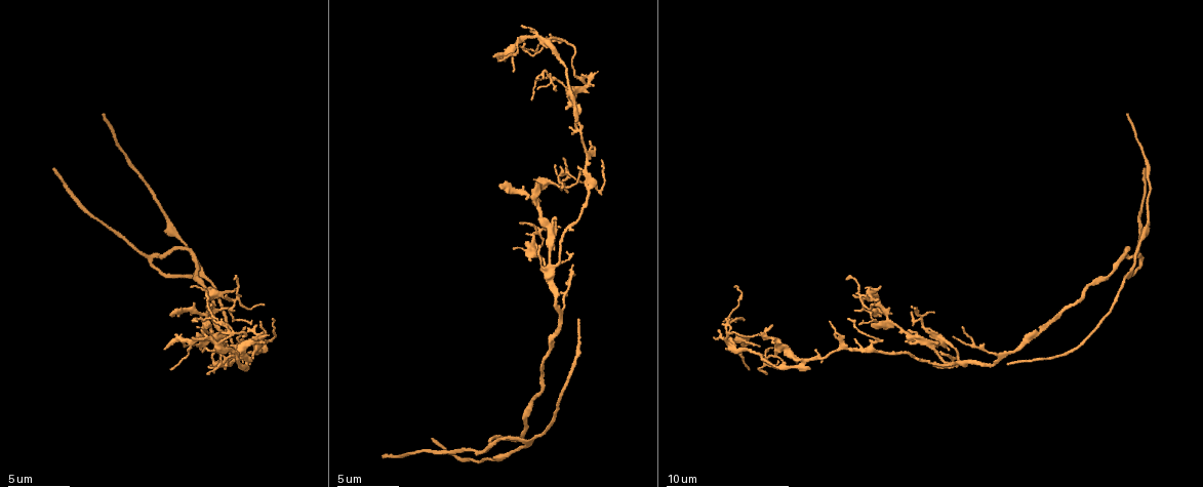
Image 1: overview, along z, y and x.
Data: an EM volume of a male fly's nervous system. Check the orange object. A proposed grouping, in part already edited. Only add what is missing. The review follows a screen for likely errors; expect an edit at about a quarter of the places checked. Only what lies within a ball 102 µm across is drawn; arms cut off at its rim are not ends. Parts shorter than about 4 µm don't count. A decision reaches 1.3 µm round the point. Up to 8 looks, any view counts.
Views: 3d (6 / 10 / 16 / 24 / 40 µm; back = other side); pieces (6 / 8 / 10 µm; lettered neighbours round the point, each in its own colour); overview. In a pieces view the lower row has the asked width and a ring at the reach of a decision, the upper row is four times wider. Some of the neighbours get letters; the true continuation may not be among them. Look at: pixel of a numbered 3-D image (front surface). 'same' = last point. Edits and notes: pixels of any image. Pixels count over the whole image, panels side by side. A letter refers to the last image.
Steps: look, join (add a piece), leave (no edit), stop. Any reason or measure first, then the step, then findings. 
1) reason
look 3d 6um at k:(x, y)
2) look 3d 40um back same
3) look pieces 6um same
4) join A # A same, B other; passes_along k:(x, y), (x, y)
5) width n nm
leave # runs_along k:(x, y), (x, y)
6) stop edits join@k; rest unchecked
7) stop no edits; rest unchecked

tapers out
look 3d 6um at 1:(576, 322)

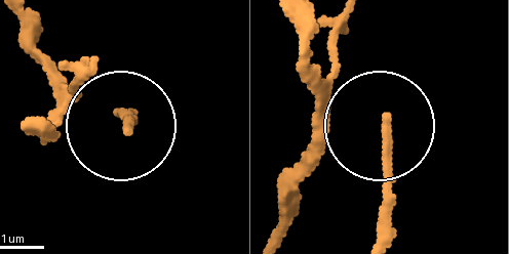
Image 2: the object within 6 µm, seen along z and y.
look pieces 8um at 2:(386, 125)

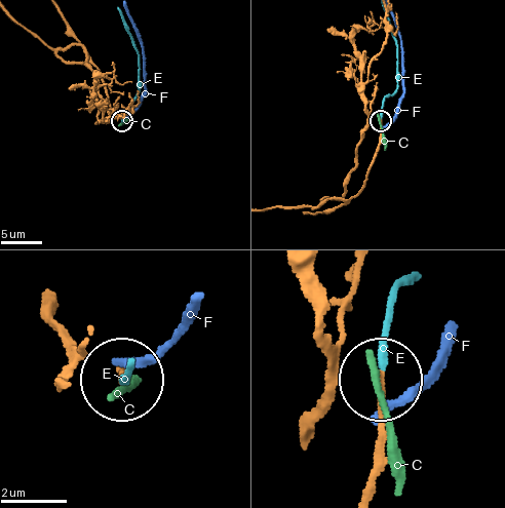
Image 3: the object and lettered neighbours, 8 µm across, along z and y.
join E # C other, E same, F other; passes_along 3:(377, 461), (377, 348), (391, 299), (404, 282); it goes on there

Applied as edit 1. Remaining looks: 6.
look overview

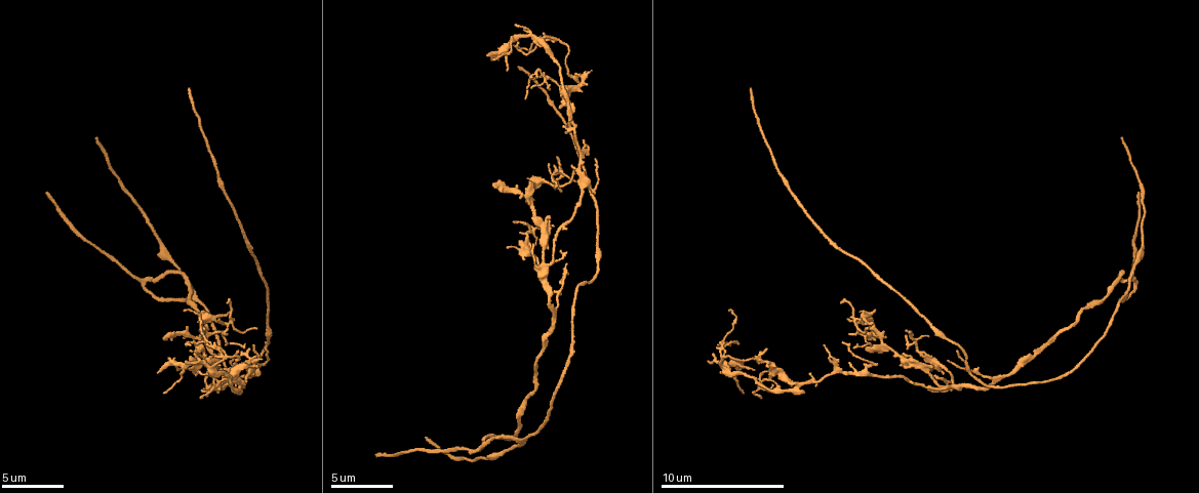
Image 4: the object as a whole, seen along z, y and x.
an open end
look 3d 10um at 4:(561, 189)

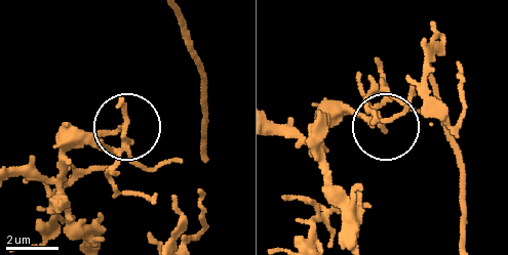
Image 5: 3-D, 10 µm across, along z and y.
look pieces 6um at 5:(381, 129)

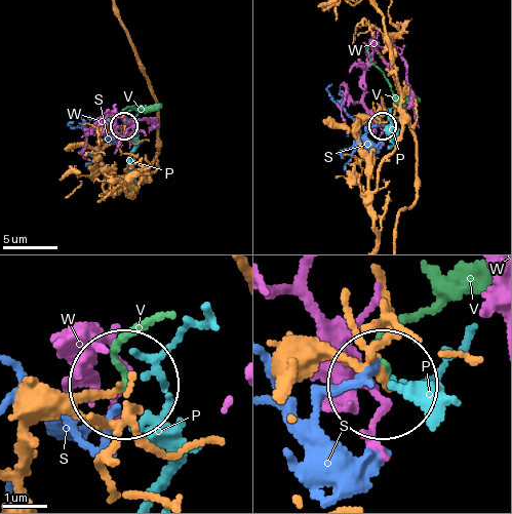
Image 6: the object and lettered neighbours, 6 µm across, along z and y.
leave # P other, S other, V other, W other; runs_along 6:(26, 486), (33, 431), (121, 387); none of them fits

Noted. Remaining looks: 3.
look 3d 6um at 4:(948, 362)

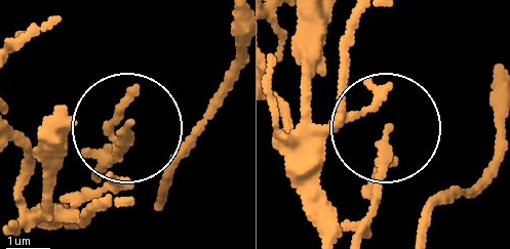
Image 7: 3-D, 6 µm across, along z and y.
what lies round it
look pieces 8um at 7:(388, 129)

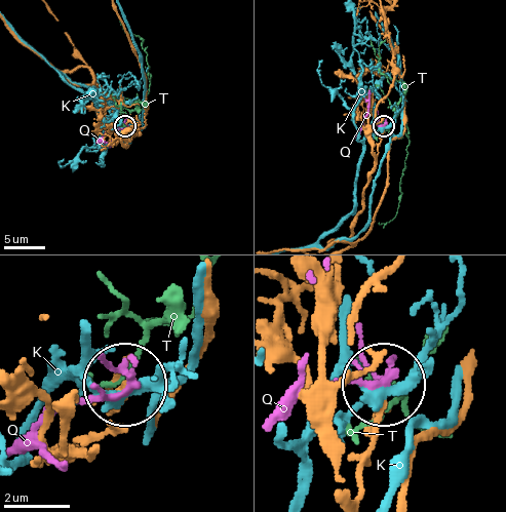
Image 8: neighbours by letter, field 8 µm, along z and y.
leave # K other, Q other, T other; none of them fits

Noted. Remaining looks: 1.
thin end
look pieces 10um at 4:(264, 342)

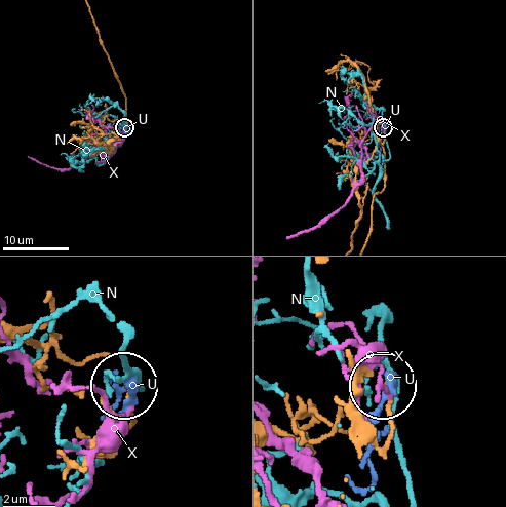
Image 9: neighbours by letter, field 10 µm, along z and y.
leave # N other, U other, X other; none of them fits

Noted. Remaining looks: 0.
stop edits join@3; rest unchecked

